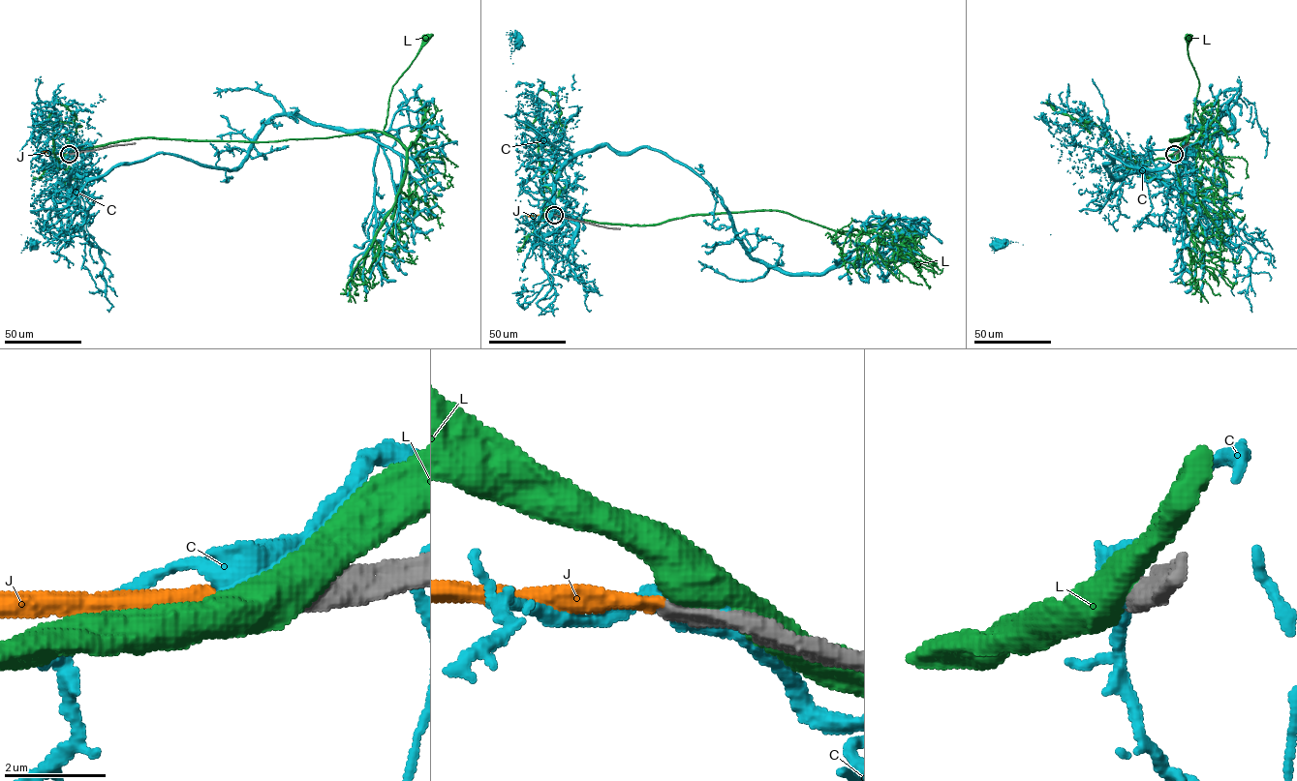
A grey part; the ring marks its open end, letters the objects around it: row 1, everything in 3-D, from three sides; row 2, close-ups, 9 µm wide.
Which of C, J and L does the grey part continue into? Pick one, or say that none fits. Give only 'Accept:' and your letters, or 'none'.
Accept: J

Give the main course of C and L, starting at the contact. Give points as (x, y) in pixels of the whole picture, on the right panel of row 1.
C: (1174, 153), (1191, 190), (1113, 178), (1104, 165), (1107, 153), (1164, 166), (1233, 119), (1187, 157), (1177, 281)
L: (1174, 154), (1185, 137), (1170, 139), (1194, 131), (1199, 80), (1188, 55), (1188, 37)

